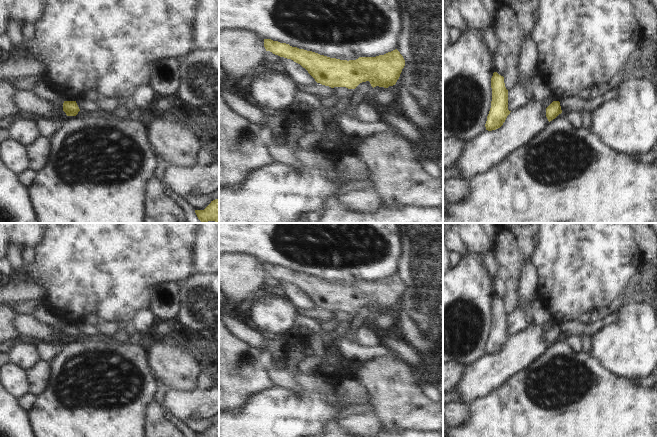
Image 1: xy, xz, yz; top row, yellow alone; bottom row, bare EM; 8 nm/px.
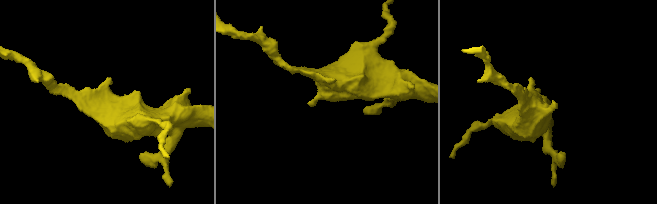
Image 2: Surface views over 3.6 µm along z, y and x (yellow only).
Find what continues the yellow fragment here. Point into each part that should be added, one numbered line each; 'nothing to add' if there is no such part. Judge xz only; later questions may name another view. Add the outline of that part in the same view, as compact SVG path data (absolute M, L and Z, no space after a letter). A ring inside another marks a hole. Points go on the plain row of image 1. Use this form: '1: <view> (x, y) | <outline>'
nothing to add

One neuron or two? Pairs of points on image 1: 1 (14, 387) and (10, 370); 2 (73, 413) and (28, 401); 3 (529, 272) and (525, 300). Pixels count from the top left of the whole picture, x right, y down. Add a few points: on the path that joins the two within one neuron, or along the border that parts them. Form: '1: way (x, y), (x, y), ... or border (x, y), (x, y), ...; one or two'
1: way (14, 383), (10, 374); one
2: border (35, 396), (33, 405), (27, 411); two
3: way (529, 279), (527, 293); one

